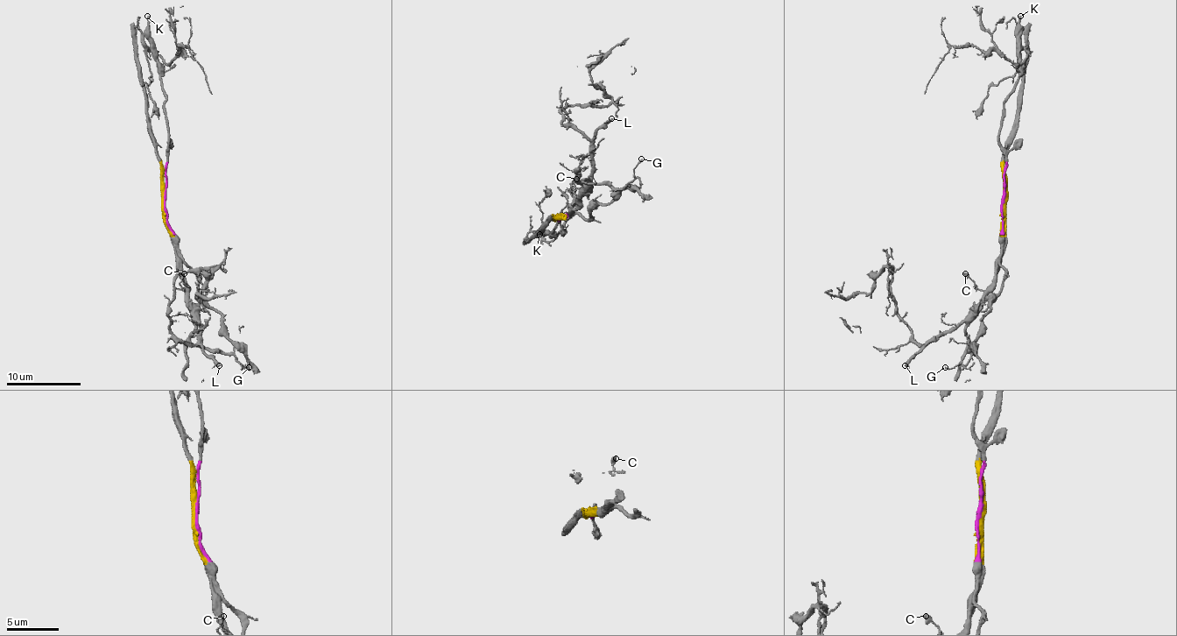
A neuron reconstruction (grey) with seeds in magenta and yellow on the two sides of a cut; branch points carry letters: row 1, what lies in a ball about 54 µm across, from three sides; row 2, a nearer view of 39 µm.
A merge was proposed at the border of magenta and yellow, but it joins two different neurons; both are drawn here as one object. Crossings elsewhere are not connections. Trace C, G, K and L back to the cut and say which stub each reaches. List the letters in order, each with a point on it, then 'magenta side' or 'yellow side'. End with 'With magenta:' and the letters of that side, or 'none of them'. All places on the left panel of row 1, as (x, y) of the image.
C: (184, 273) | yellow side
G: (249, 367) | yellow side
K: (147, 16) | magenta side
L: (219, 365) | yellow side
With magenta: K

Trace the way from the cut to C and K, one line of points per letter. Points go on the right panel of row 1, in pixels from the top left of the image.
C: (1004, 200), (1004, 237), (996, 279), (984, 290), (979, 290), (964, 273)
K: (1004, 200), (1005, 150), (1000, 142), (1000, 127), (1004, 101), (1018, 76), (1020, 17)

